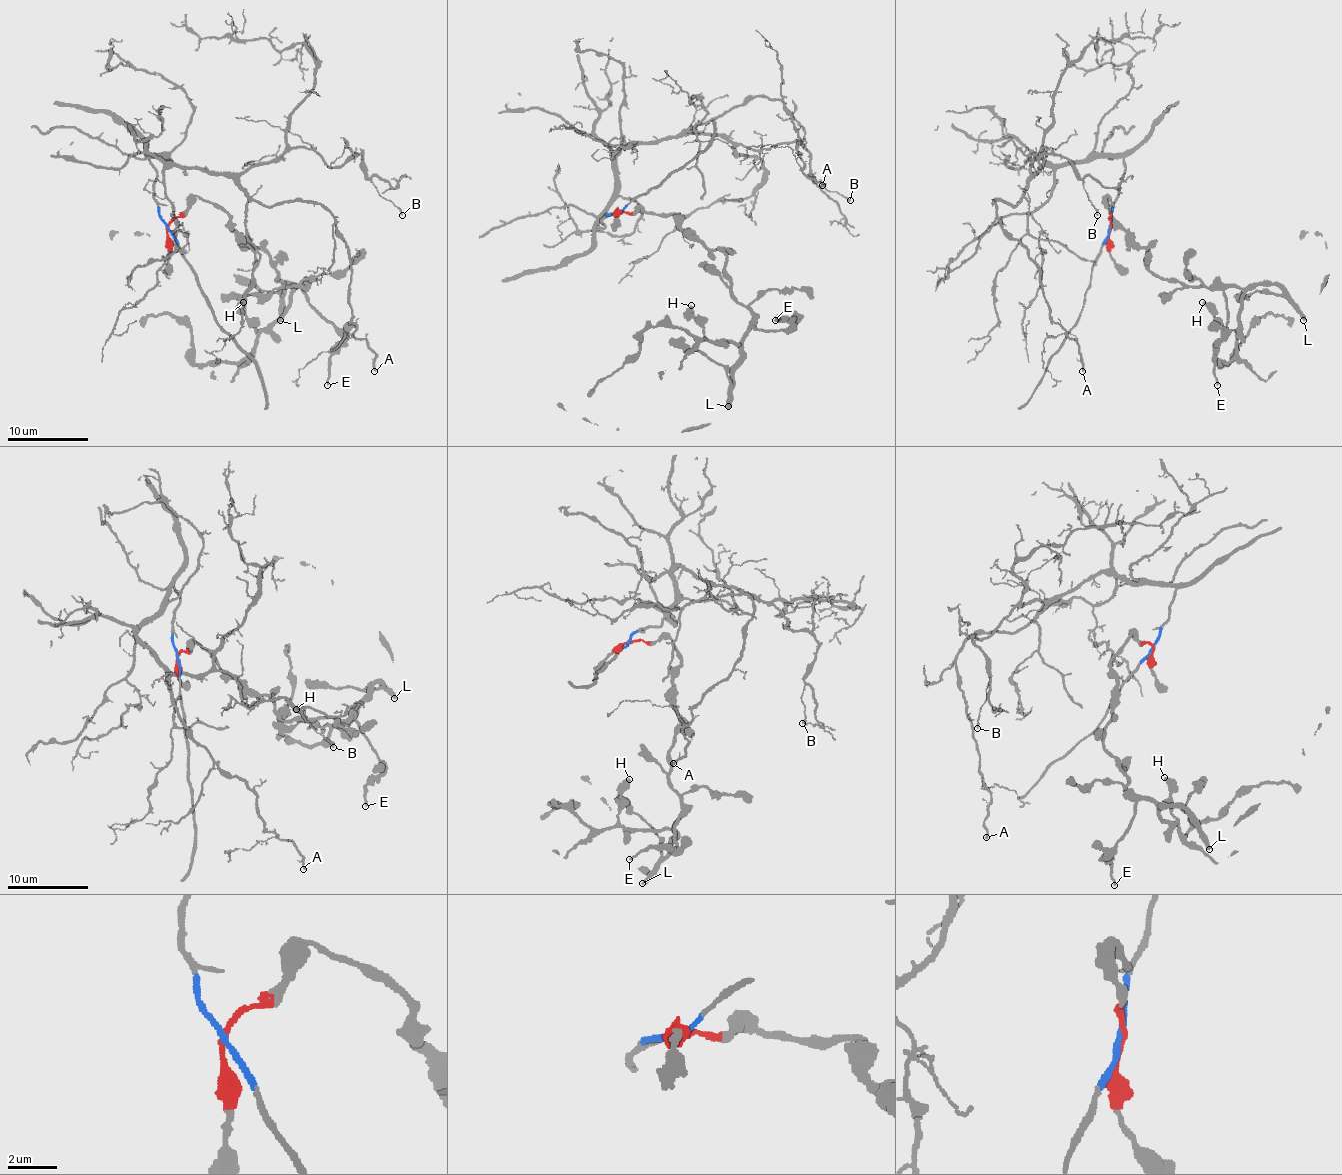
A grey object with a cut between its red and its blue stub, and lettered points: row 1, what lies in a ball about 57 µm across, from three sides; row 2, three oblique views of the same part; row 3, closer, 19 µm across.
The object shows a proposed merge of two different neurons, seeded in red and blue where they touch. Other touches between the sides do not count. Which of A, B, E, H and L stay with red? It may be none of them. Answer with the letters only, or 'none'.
E, H, L

